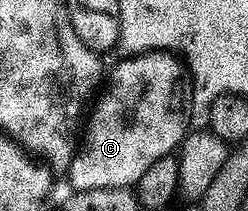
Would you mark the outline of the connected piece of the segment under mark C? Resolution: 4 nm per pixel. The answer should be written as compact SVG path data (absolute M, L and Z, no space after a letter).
M170 50L140 52L137 56L122 58L119 61L111 72L109 69L108 79L101 89L102 97L100 92L89 109L84 135L80 140L80 150L75 151L70 163L69 187L79 192L101 188L130 188L137 185L144 170L148 170L152 162L171 155L181 145L188 131L187 65Z

